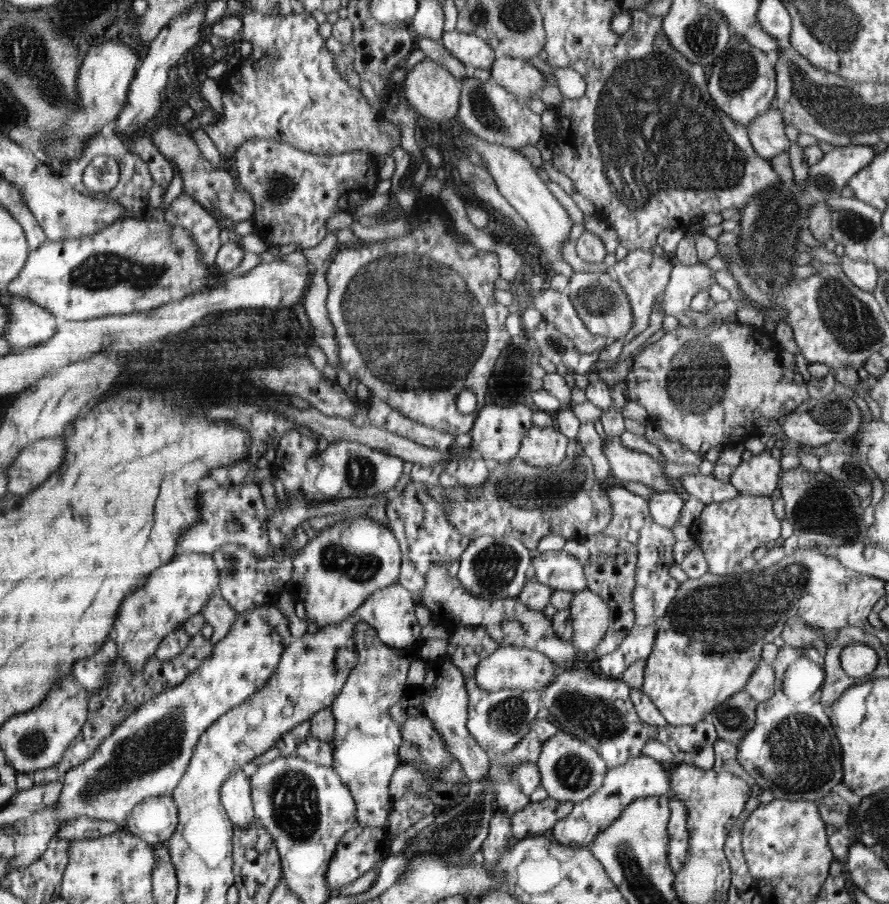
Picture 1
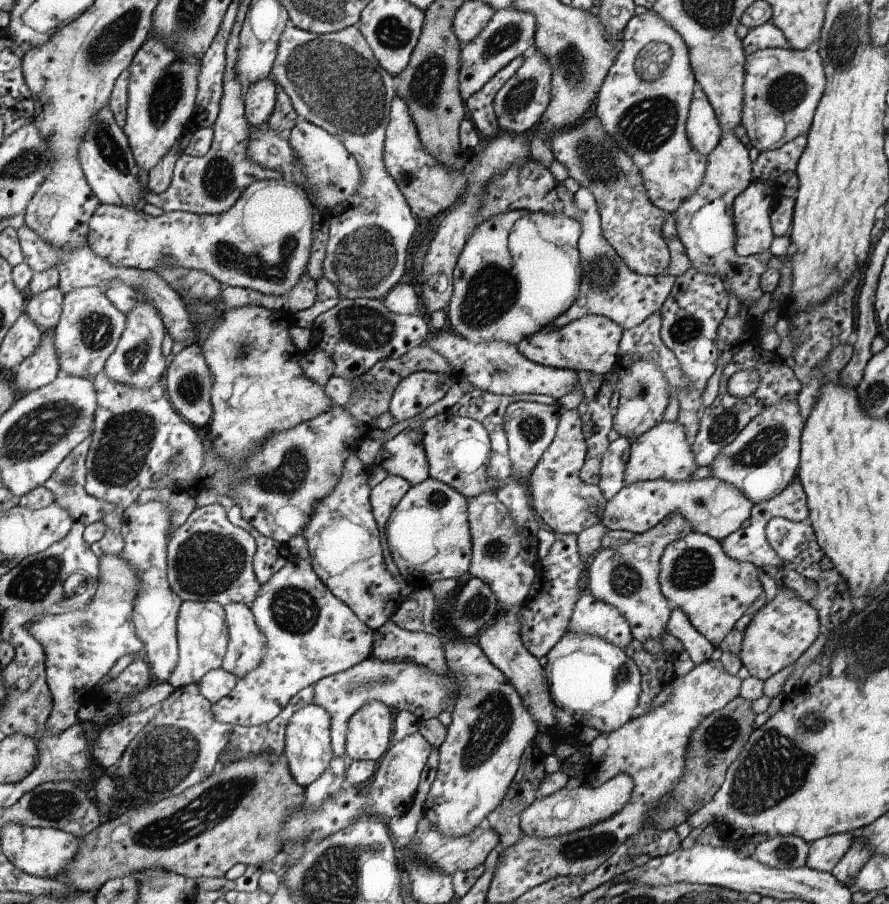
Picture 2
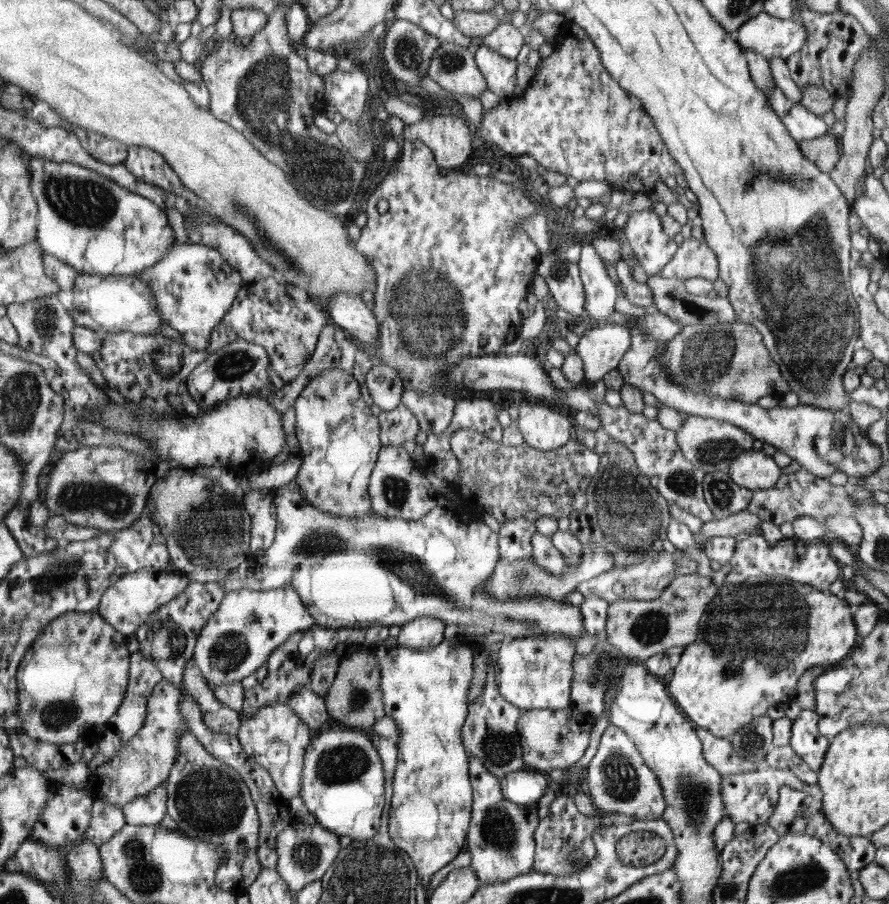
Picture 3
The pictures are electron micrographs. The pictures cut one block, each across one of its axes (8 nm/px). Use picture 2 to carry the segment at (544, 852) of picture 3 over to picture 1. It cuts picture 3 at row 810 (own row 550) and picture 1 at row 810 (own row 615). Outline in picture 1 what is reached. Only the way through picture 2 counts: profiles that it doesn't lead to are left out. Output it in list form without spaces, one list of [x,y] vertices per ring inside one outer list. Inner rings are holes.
[[[550,797],[540,802],[530,802],[511,815],[512,835],[515,840],[540,837],[540,834],[550,832],[558,820],[566,818],[573,806],[574,803],[558,802]]]

